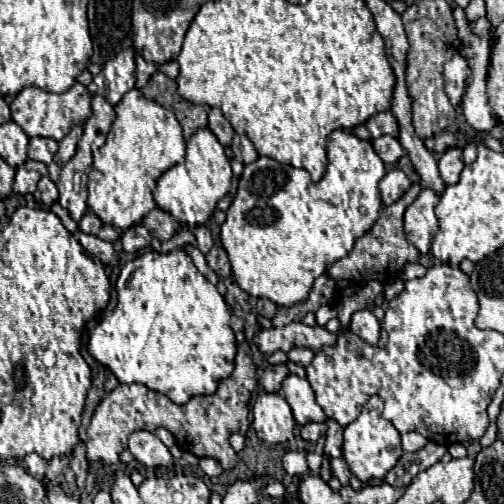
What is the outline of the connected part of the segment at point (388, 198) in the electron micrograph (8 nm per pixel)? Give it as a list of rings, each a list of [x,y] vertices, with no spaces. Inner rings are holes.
[[[391,169],[383,181],[379,183],[379,191],[381,191],[381,199],[385,205],[393,205],[407,189],[411,187],[411,181],[405,177],[405,173],[401,169]]]

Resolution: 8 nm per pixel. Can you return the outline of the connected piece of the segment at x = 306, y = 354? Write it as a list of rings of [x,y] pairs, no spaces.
[[[295,347],[289,351],[289,361],[297,363],[297,365],[309,365],[309,361],[313,361],[315,353],[311,349],[305,349],[305,347]]]

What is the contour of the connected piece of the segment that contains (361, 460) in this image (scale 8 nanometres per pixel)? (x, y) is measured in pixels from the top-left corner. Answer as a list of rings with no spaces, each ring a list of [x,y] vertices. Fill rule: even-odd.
[[[373,395],[363,407],[361,415],[353,423],[349,423],[343,433],[345,435],[343,459],[347,461],[351,473],[363,483],[371,479],[385,479],[385,475],[397,465],[399,457],[403,455],[399,431],[381,413],[383,413],[383,401],[377,395]]]

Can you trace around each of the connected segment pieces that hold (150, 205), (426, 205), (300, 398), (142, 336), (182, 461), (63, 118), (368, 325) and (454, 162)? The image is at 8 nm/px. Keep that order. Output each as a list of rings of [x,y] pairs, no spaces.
[[[131,89],[123,95],[123,99],[115,105],[117,119],[111,125],[111,131],[107,135],[107,141],[99,147],[99,153],[93,153],[93,165],[89,171],[89,199],[87,205],[93,209],[93,213],[107,225],[129,229],[145,219],[145,215],[155,209],[153,201],[153,189],[155,181],[173,165],[181,163],[185,159],[185,139],[181,133],[181,125],[173,117],[169,109],[163,105],[145,99],[137,89]]]
[[[423,189],[419,197],[405,211],[405,235],[407,241],[413,243],[423,257],[431,253],[431,239],[439,229],[435,217],[435,205],[439,197],[431,189]]]
[[[289,375],[283,381],[281,393],[287,399],[289,407],[293,409],[293,417],[299,425],[307,425],[307,423],[313,423],[313,421],[319,423],[319,421],[327,419],[323,409],[317,405],[315,393],[313,393],[307,379],[301,379],[297,375]]]
[[[175,249],[171,253],[147,251],[147,253],[143,253],[143,255],[139,255],[133,261],[129,261],[129,263],[123,265],[121,275],[117,279],[117,307],[109,315],[105,315],[103,321],[97,323],[93,327],[93,331],[89,333],[89,353],[99,363],[103,363],[105,367],[109,367],[113,371],[113,375],[119,379],[119,383],[143,383],[149,389],[167,395],[175,403],[185,403],[185,401],[189,401],[191,397],[197,397],[197,395],[213,395],[215,389],[217,389],[217,385],[221,383],[221,379],[225,379],[225,377],[229,377],[233,373],[233,359],[235,359],[235,353],[237,353],[237,343],[235,343],[233,329],[229,327],[229,317],[231,317],[231,311],[225,305],[225,301],[219,295],[219,291],[215,289],[215,285],[211,285],[199,273],[199,269],[193,265],[191,257],[183,249]]]
[[[135,431],[129,437],[129,451],[145,467],[194,466],[199,463],[198,457],[187,452],[182,458],[176,459],[169,453],[169,449],[159,441],[159,437],[149,431]]]
[[[75,83],[65,93],[47,93],[37,87],[25,87],[11,103],[11,115],[17,125],[29,137],[51,137],[55,141],[63,139],[73,125],[83,125],[91,113],[91,93],[85,85]]]
[[[363,309],[363,311],[357,311],[353,315],[353,319],[351,319],[351,331],[357,337],[361,337],[365,343],[377,345],[379,333],[381,333],[381,323],[379,323],[379,319],[369,309]]]
[[[457,147],[447,149],[443,153],[443,157],[439,159],[439,173],[441,173],[441,179],[445,181],[445,185],[457,183],[461,169],[463,169],[463,151]]]

